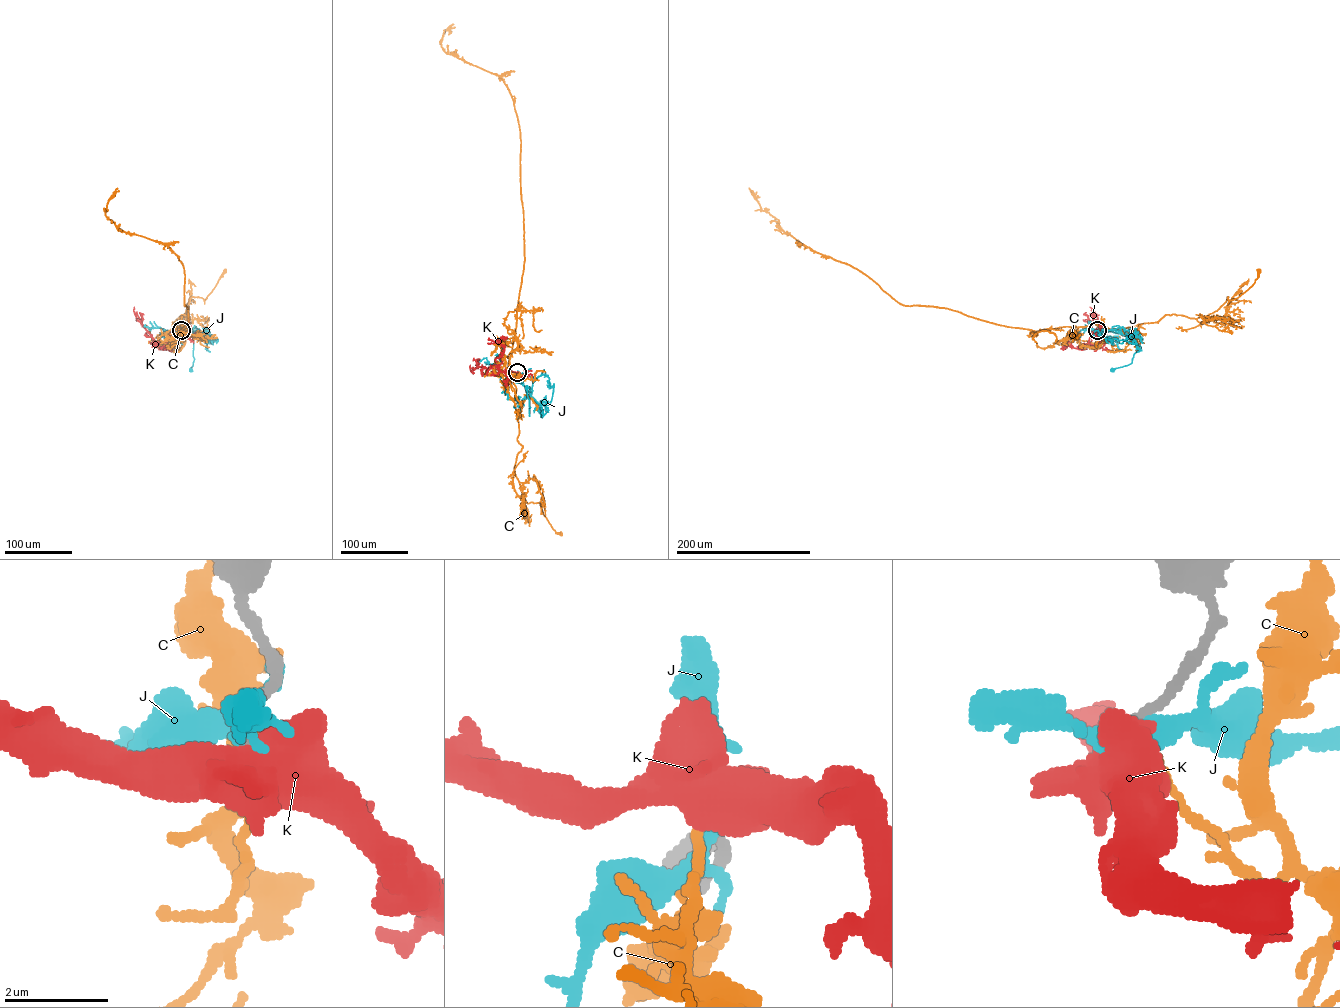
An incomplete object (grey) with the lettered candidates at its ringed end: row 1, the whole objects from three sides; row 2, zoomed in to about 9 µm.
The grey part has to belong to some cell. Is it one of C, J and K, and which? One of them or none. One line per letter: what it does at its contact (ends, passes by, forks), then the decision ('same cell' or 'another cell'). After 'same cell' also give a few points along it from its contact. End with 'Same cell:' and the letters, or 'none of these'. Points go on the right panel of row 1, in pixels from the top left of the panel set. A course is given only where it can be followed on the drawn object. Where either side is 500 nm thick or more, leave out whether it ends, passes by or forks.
C: it ends | another cell
J: it passes by | another cell
K: another cell
Same cell: none of these

